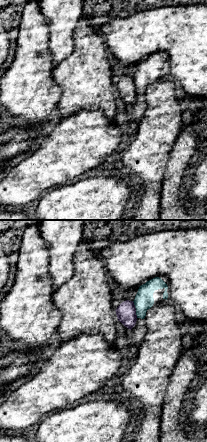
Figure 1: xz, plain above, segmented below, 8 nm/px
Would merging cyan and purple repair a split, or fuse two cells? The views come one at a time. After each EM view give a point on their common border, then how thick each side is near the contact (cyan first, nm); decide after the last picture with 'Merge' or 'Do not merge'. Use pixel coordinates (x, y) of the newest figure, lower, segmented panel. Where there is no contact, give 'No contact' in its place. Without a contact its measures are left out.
Touches cyan at (136, 309). Thickness 150 nm (cyan) against 160 nm

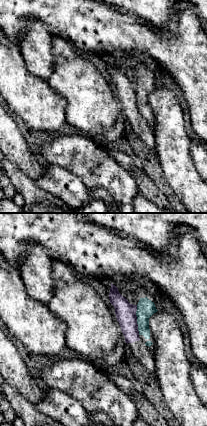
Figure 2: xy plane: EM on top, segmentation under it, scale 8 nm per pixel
Touches cyan at (137, 320). Thickness 150 nm (cyan) against 160 nm

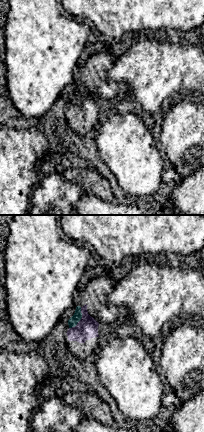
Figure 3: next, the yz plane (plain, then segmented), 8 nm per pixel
Touches cyan at (80, 319). Thickness 80 nm (cyan) against 170 nm

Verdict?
Do not merge

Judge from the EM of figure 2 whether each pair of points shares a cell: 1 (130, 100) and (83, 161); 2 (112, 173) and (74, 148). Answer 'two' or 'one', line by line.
1: two
2: one

